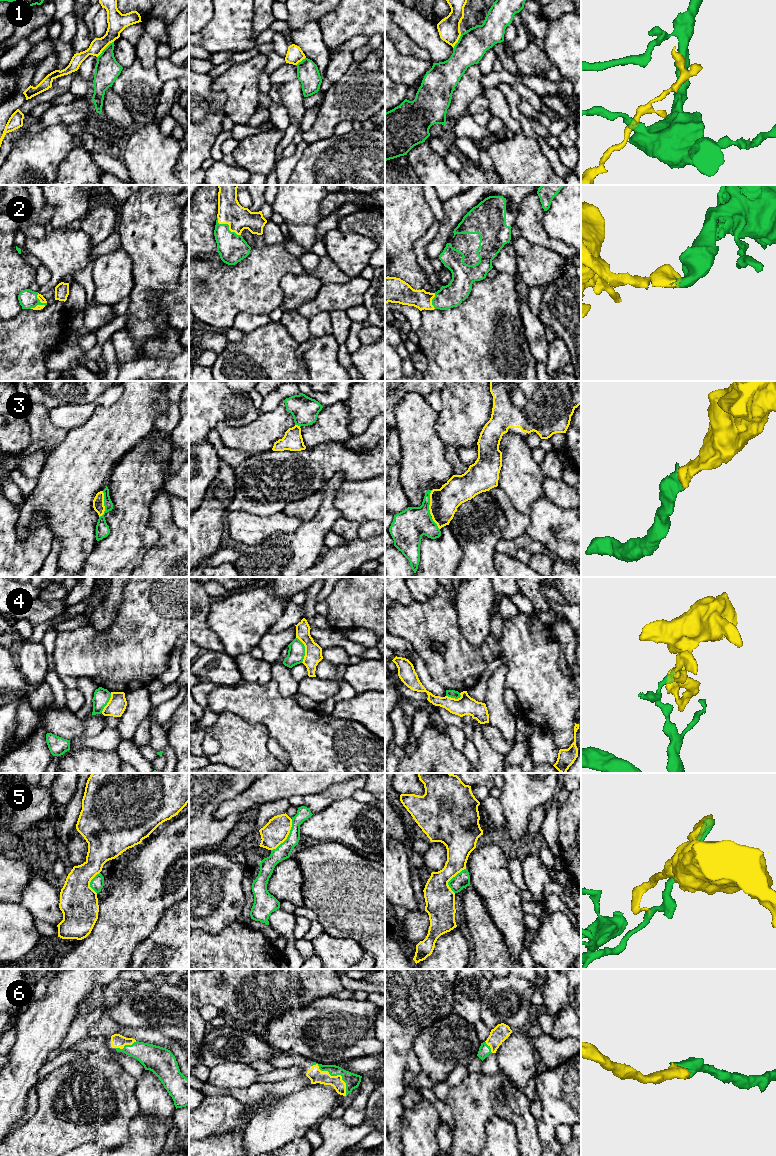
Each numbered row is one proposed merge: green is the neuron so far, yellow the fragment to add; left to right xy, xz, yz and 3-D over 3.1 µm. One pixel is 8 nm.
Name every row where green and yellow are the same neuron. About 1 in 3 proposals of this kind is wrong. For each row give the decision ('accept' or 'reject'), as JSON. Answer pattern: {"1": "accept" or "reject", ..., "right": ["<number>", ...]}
{"1": "reject", "2": "accept", "3": "accept", "4": "reject", "5": "reject", "6": "accept", "right": ["2", "3", "6"]}

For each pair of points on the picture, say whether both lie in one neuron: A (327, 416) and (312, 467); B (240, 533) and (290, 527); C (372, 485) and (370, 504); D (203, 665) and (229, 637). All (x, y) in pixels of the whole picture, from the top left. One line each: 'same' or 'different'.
A: different
B: same
C: same
D: different

